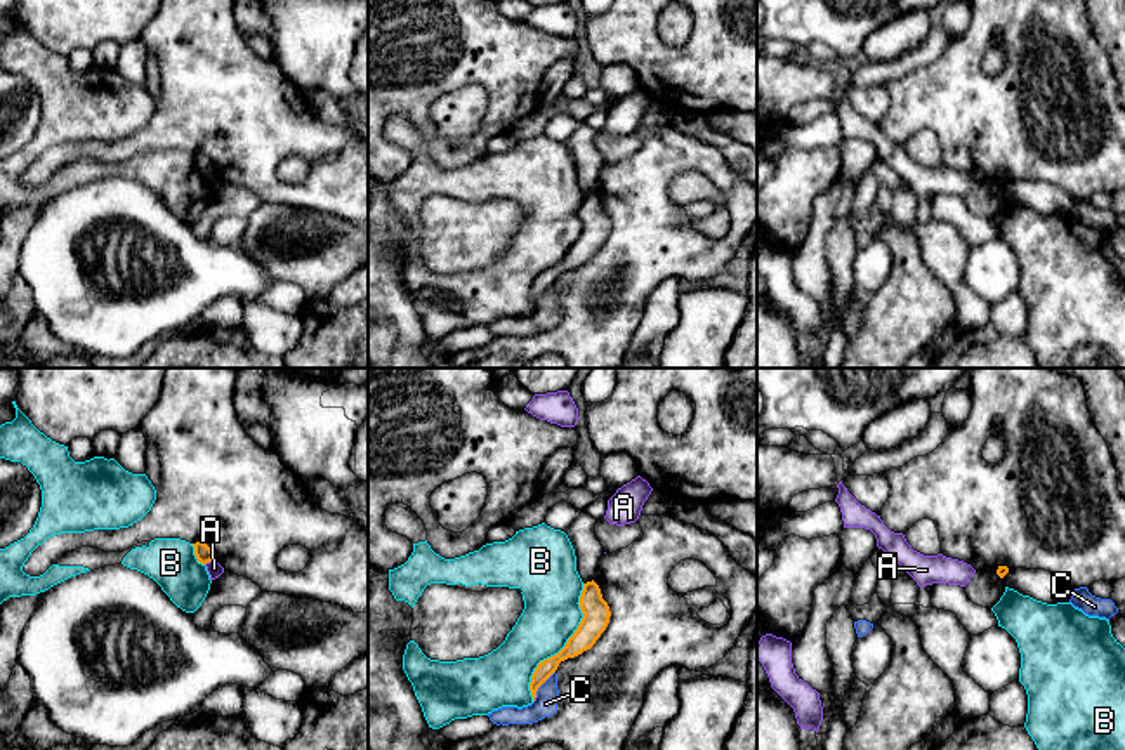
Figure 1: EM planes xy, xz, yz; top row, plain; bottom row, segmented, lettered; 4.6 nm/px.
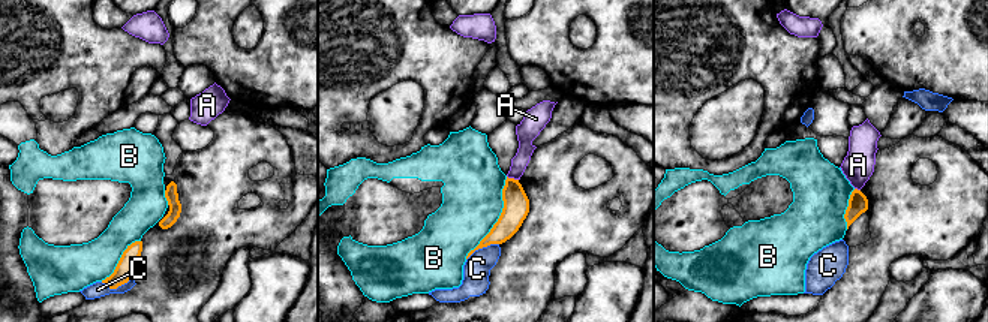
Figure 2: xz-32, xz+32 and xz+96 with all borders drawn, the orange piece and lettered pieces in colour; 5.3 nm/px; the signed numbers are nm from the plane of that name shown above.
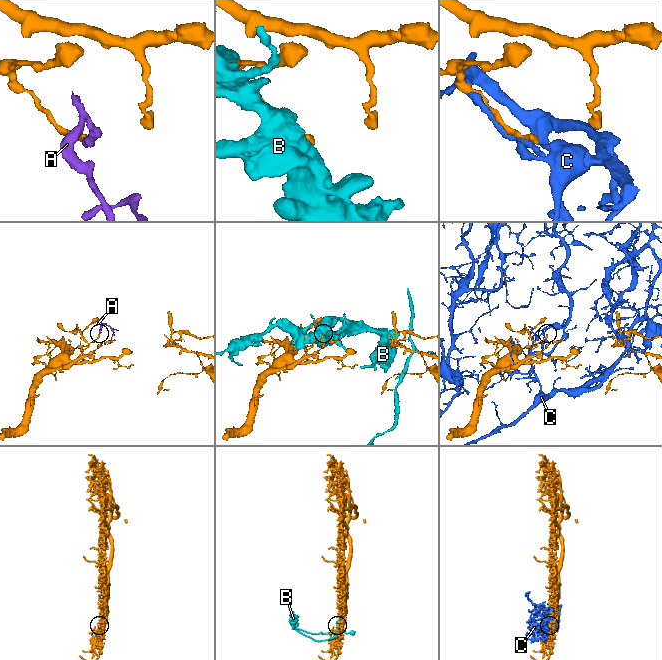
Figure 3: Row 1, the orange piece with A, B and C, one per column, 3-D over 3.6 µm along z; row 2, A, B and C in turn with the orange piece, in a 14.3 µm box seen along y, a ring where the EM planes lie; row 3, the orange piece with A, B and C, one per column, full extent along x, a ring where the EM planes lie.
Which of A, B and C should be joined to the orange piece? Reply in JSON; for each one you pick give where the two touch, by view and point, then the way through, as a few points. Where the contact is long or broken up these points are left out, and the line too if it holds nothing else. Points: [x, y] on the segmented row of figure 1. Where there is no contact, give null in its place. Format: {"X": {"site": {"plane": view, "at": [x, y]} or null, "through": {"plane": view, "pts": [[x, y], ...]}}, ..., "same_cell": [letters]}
{"same_cell": []}

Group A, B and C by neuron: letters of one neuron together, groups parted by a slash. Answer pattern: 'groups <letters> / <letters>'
groups A / B / C

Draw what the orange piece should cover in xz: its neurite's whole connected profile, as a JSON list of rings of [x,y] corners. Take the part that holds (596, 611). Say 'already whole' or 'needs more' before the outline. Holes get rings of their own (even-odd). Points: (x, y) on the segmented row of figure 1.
already whole; [[[594,580],[583,583],[578,604],[583,613],[578,628],[568,639],[566,646],[557,655],[540,661],[531,675],[530,691],[533,701],[538,688],[557,670],[559,663],[590,649],[609,623],[609,606],[602,599],[601,589]]]

